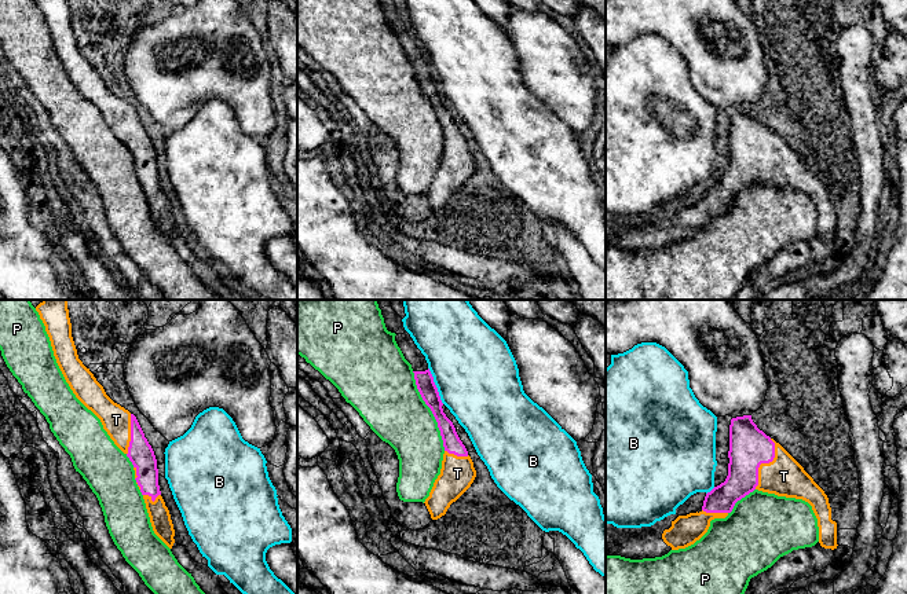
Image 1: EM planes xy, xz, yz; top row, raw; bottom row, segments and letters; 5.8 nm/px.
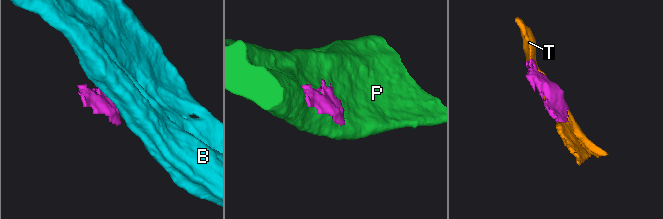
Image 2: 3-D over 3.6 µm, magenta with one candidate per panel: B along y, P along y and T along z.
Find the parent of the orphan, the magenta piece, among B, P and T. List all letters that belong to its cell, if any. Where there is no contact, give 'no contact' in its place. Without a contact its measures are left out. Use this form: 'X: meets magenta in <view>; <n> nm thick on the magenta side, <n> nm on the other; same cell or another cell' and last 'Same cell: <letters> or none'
B: meets magenta in xz; 110 nm thick on the magenta side, 480 nm on the other; another cell
P: meets magenta in xz; 110 nm thick on the magenta side, 360 nm on the other; another cell
T: meets magenta in yz; 240 nm thick on the magenta side, 220 nm on the other; same cell
Same cell: T

